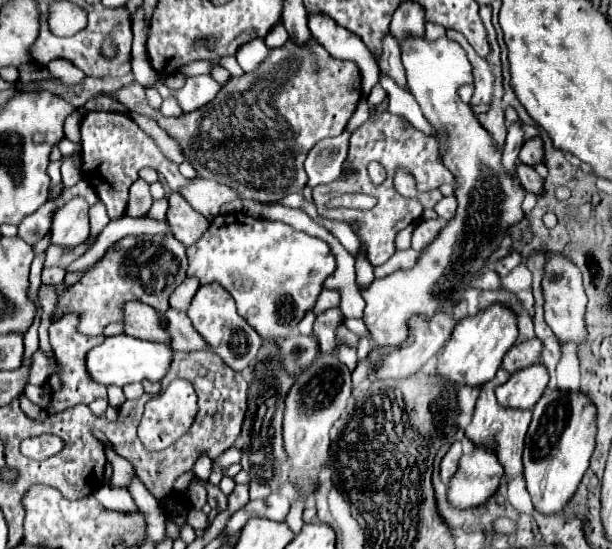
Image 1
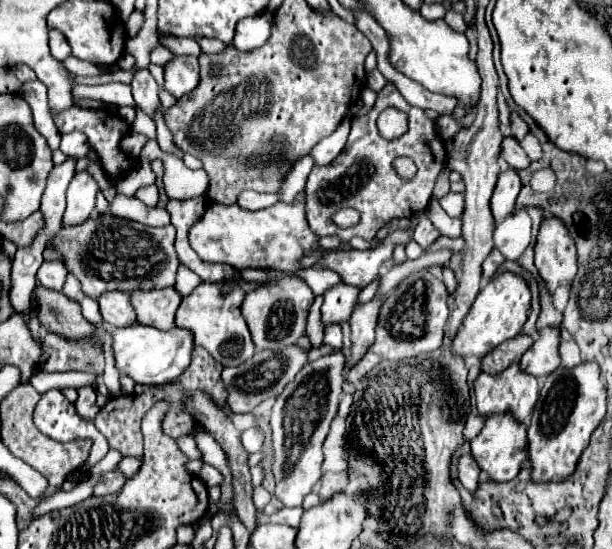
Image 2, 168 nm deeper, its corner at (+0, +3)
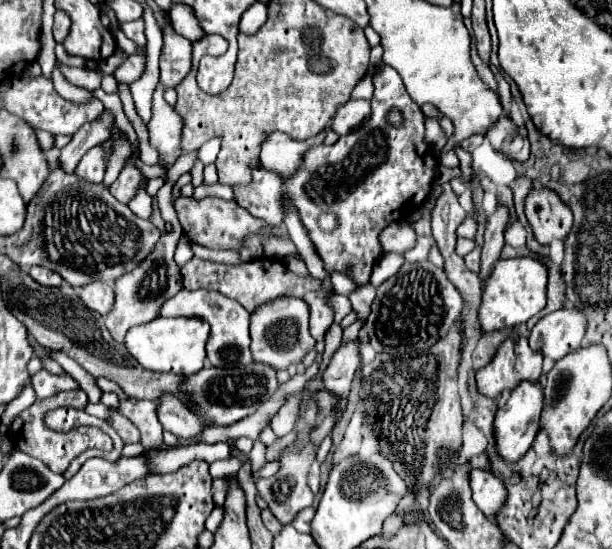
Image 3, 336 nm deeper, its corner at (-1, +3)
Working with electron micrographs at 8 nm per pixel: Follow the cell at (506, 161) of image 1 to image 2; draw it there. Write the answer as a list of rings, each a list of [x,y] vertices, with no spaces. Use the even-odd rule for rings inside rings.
[[[508,166],[500,172],[498,184],[496,184],[496,190],[494,190],[494,196],[492,196],[492,204],[490,204],[494,218],[496,218],[496,224],[498,224],[498,220],[502,220],[502,216],[512,214],[520,186],[522,184],[520,184],[518,172],[512,166]]]

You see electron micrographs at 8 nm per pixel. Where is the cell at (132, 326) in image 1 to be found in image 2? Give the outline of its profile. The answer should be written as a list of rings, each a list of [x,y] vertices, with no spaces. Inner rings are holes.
[[[106,292],[98,302],[104,320],[110,326],[132,326],[136,324],[136,310],[126,292]]]

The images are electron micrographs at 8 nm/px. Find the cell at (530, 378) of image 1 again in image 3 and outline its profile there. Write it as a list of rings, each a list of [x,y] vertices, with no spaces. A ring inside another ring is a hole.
[[[561,308],[561,310],[555,310],[555,312],[543,316],[531,328],[529,344],[535,350],[541,350],[543,356],[549,356],[551,360],[559,360],[559,358],[575,352],[581,346],[581,340],[585,336],[585,330],[587,330],[587,318],[585,318],[585,314],[579,308]]]

